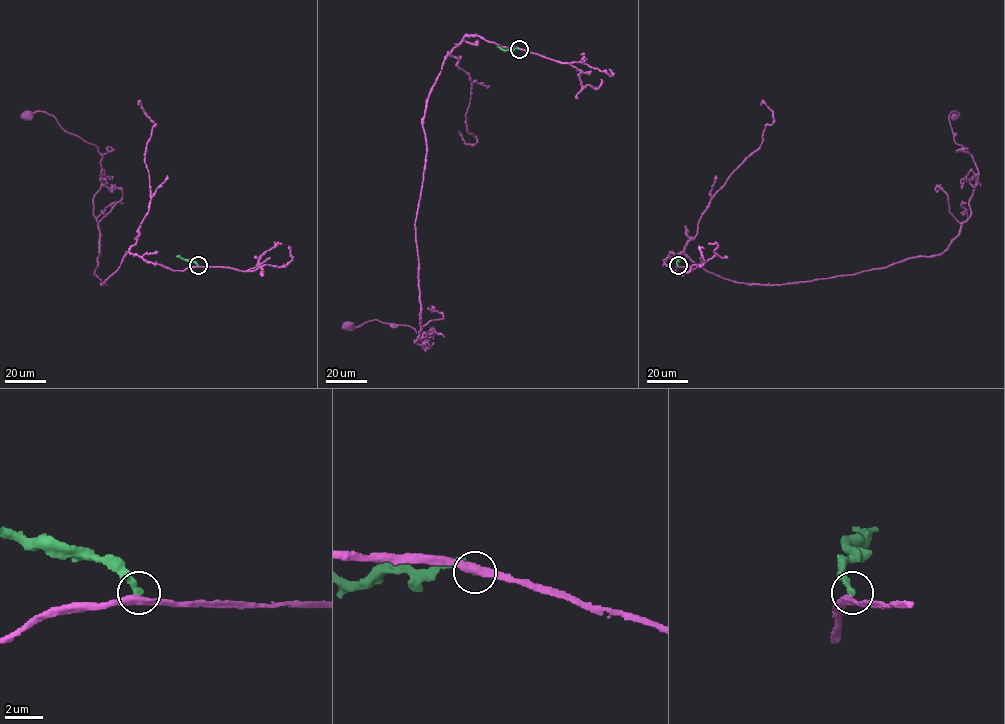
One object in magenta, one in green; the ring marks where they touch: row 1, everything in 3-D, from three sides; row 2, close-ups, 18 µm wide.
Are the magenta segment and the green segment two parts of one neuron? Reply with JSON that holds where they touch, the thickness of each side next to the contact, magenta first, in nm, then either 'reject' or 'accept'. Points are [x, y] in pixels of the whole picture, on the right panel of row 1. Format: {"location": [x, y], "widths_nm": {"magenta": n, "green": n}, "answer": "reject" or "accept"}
{"location": [678, 265], "widths_nm": {"magenta": 400, "green": 340}, "answer": "accept"}

